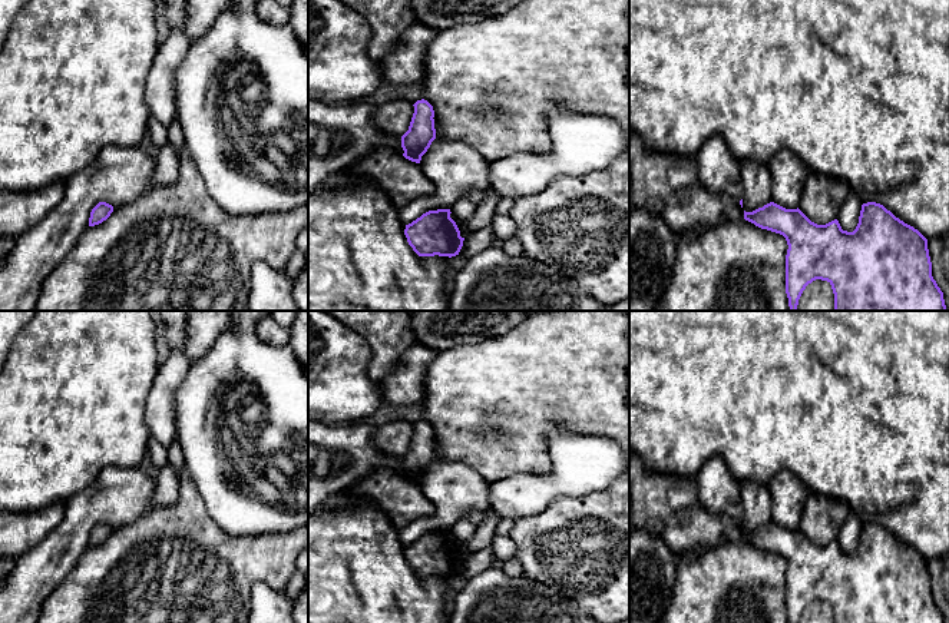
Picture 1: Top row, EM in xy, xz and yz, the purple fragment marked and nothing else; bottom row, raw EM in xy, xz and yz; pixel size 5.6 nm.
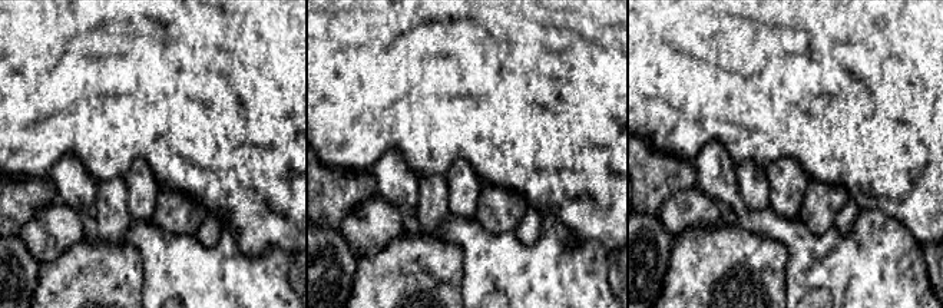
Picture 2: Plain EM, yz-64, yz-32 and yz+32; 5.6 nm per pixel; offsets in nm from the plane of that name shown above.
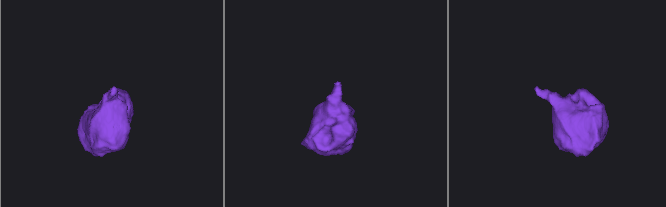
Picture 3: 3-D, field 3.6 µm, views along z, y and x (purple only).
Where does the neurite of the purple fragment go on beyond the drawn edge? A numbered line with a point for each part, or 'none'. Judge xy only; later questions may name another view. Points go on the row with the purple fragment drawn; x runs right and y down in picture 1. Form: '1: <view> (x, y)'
none

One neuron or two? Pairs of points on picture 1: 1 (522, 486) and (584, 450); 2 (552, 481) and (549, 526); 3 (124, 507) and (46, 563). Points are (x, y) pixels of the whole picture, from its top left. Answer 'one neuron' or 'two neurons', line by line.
1: one neuron
2: two neurons
3: one neuron

